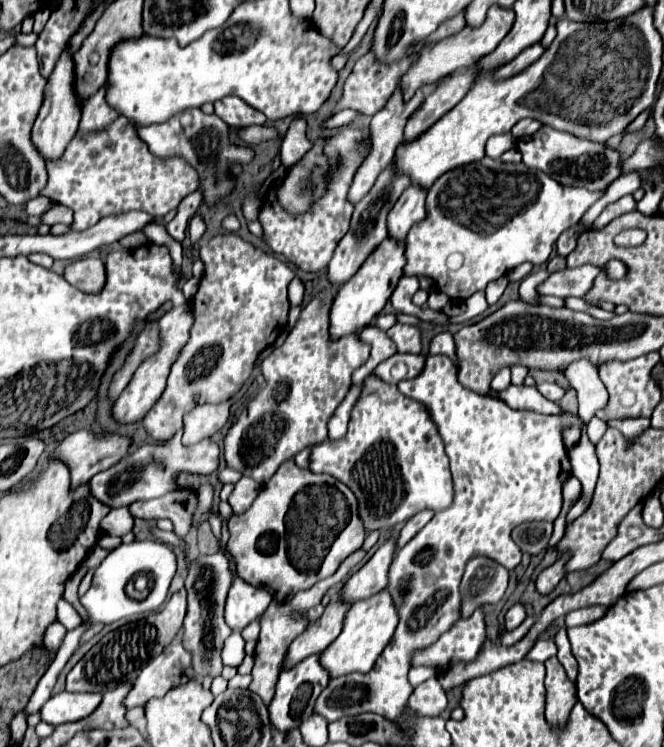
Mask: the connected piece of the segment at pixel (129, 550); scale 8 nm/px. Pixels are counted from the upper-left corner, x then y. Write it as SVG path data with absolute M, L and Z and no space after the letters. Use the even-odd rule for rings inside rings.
M135 540L135 542L129 542L129 544L117 546L115 550L111 550L111 554L95 570L93 584L91 584L89 592L85 596L81 596L81 604L89 612L89 624L95 624L95 622L111 624L111 622L117 622L117 620L121 620L125 616L131 616L131 614L159 610L161 604L167 598L167 590L169 590L169 584L171 584L173 576L175 576L175 554L167 544L153 542L153 540L145 540L145 542ZM139 572L151 572L151 576L155 580L149 596L143 602L131 600L125 594L125 584L129 582L131 576L135 576Z

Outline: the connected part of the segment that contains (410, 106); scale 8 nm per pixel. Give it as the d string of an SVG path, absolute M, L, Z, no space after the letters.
M399 88L395 90L395 94L389 98L389 102L385 104L385 108L383 110L379 110L375 116L373 116L373 120L371 120L371 124L369 124L369 136L371 136L371 154L365 158L365 162L361 164L361 168L357 170L357 174L355 174L355 180L353 180L353 186L351 186L351 190L349 190L349 198L351 198L351 204L357 204L367 192L369 192L369 188L375 184L375 180L377 180L377 176L379 176L379 172L391 162L391 158L395 156L395 150L397 150L397 146L399 146L399 142L403 140L403 128L405 128L405 124L407 124L407 118L417 110L417 106L421 104L421 100L423 100L423 90L419 92L419 94L415 94L409 102L403 102L403 98L401 98L401 92L399 92Z

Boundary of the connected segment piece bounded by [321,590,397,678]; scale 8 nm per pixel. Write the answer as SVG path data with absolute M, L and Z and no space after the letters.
M381 590L371 598L353 602L345 616L343 632L327 650L321 652L323 668L329 670L331 678L351 674L351 672L369 672L375 660L379 658L379 654L383 652L383 648L389 644L395 626L397 626L397 610L387 590Z

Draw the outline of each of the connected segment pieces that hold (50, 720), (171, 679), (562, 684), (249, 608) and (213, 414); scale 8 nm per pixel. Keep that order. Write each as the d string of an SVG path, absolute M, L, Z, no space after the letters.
M55 694L41 708L41 720L51 726L83 720L101 704L101 698L101 694Z
M167 644L139 674L133 690L127 694L127 708L145 706L151 698L163 698L171 688L187 684L195 678L191 668L191 652L181 644Z
M556 656L545 662L545 690L547 690L547 702L545 702L545 718L549 724L563 726L567 722L567 716L577 702L575 686L567 682L567 674Z
M235 578L227 602L225 602L225 622L231 630L243 630L249 622L257 620L271 604L271 594L263 588L255 588L241 578Z
M229 402L221 404L201 404L199 408L193 408L185 418L185 432L183 432L183 444L197 444L203 438L211 438L217 430L225 426L229 418Z

